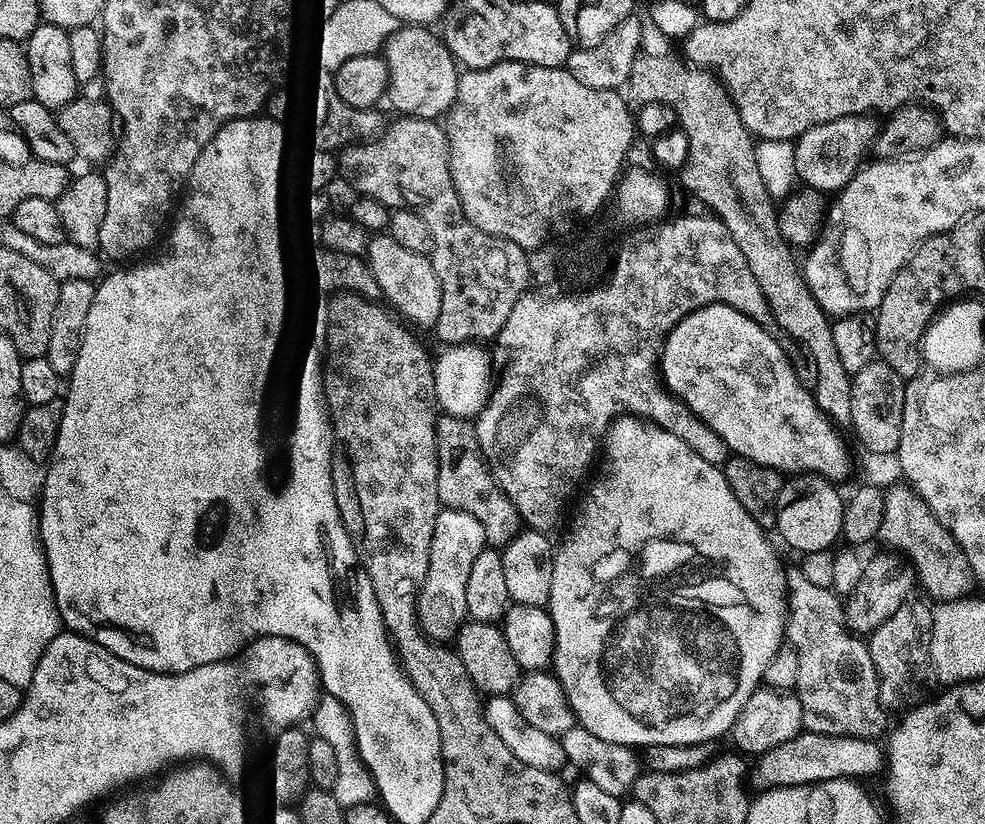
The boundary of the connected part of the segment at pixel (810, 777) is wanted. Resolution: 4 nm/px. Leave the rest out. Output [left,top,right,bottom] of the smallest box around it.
[746,730,886,793]

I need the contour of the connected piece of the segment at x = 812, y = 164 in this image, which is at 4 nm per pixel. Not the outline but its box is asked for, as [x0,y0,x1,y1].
[794,114,878,194]

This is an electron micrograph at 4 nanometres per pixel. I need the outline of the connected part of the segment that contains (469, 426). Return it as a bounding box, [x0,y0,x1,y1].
[436,415,522,545]

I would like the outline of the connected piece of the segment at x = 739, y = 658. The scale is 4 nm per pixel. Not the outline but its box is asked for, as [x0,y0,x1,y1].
[548,414,788,746]

